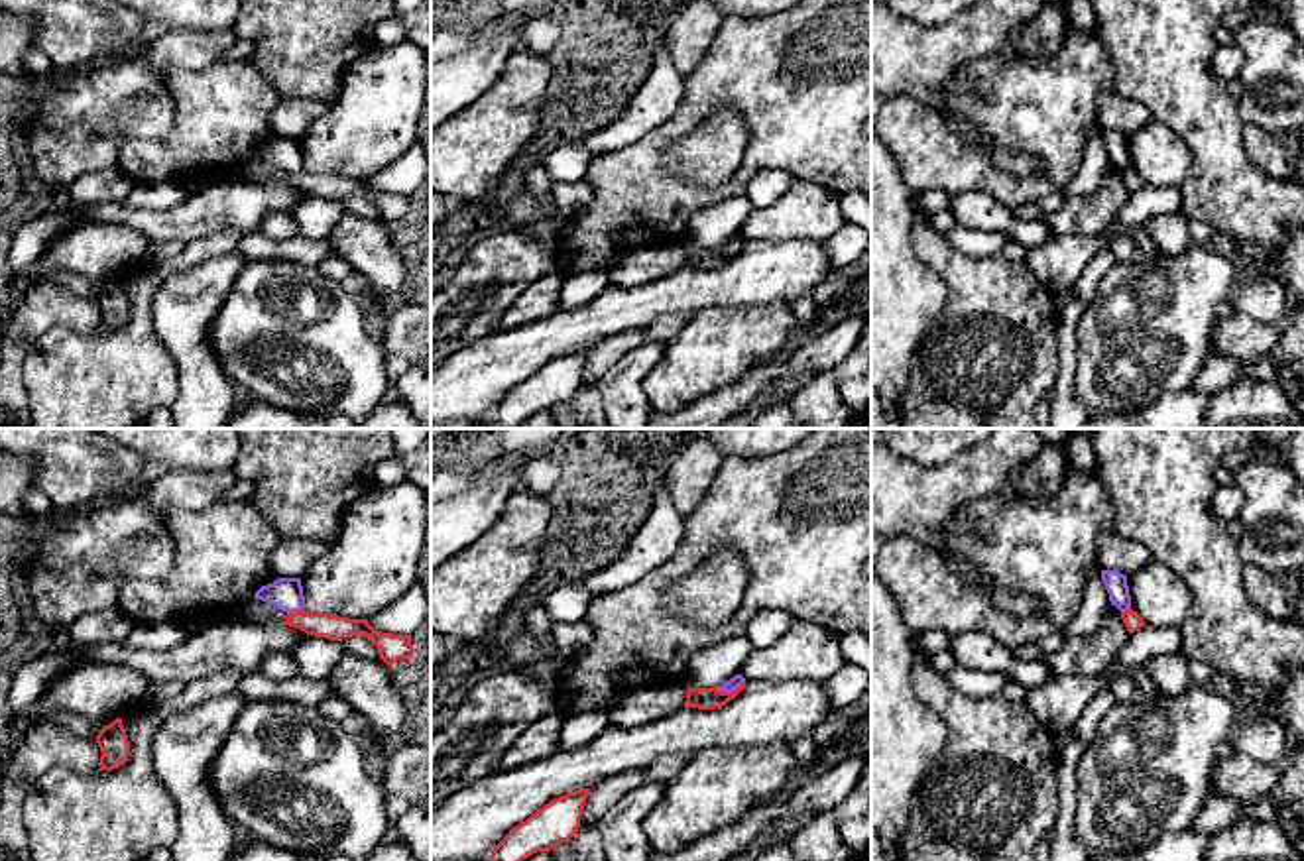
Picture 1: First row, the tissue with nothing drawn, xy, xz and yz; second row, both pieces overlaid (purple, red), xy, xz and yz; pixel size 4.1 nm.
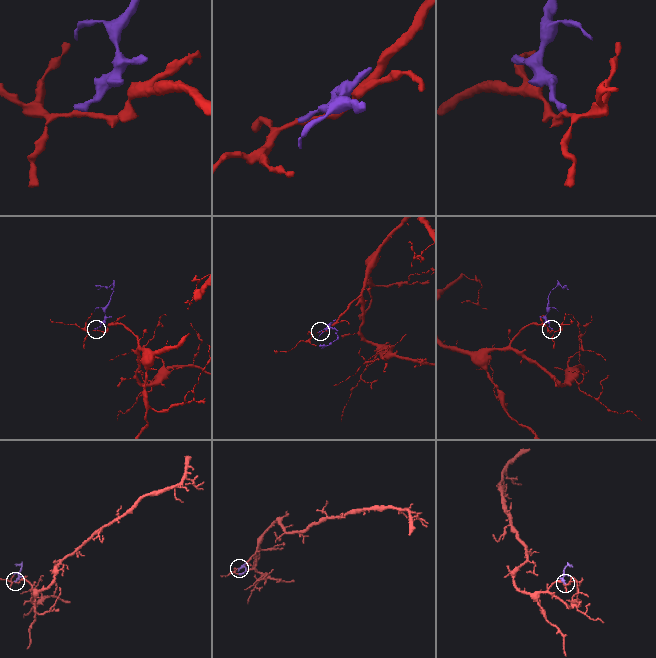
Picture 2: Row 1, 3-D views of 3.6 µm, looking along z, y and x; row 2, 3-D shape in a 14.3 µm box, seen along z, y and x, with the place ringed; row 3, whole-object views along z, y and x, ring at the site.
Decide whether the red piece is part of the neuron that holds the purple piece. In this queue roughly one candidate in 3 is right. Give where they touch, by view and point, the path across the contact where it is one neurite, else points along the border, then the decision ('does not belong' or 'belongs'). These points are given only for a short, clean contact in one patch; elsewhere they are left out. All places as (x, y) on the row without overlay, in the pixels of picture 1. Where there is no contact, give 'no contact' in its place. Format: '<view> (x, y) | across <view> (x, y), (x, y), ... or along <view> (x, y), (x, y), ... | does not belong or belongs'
xz (728, 250) | along xz (744, 240), (732, 250), (714, 248) | does not belong

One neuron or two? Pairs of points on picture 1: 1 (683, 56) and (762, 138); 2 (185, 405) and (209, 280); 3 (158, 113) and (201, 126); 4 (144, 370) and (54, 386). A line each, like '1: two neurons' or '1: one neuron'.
1: two neurons
2: one neuron
3: two neurons
4: one neuron

